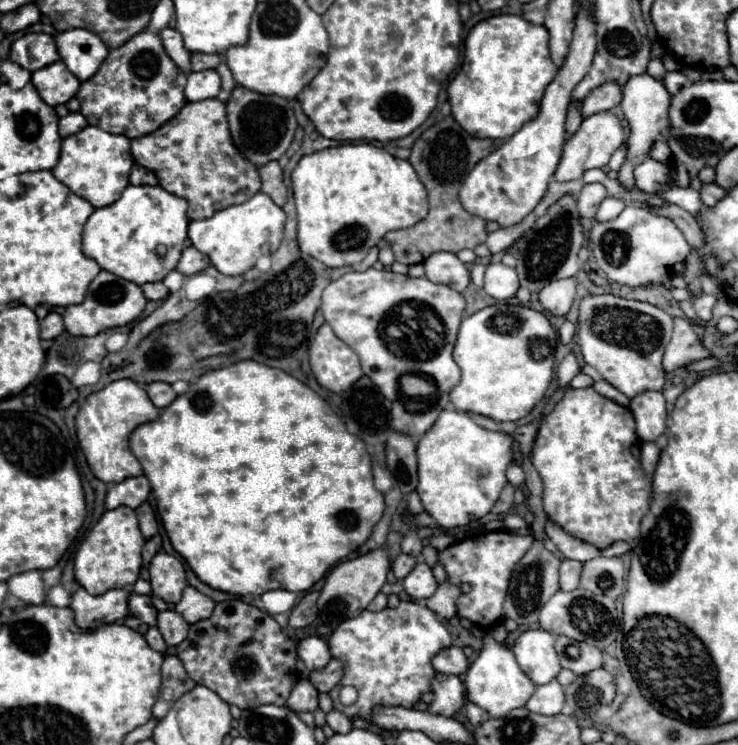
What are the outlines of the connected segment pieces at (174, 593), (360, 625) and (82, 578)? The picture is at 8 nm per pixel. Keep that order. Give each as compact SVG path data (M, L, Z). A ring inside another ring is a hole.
M158 552L150 562L150 584L152 594L162 598L166 604L178 604L182 590L186 588L186 572L182 562L176 556Z
M402 602L398 608L384 608L380 612L362 610L358 616L344 620L328 638L328 646L334 658L344 660L344 678L330 690L334 708L346 716L362 716L368 720L368 712L376 704L396 704L412 708L420 694L430 690L430 680L436 676L430 660L442 648L452 644L450 632L440 618L424 604ZM340 686L354 686L358 700L352 706L344 706L338 700Z
M118 506L114 510L106 510L76 552L74 574L78 584L94 596L104 594L112 588L130 588L140 578L140 550L144 542L146 540L140 534L136 512L132 508Z

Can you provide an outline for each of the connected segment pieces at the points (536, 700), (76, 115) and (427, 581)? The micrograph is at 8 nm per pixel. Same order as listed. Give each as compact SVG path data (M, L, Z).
M558 680L538 686L536 692L530 696L530 700L526 702L526 708L542 716L560 714L564 708L564 688L558 684Z
M70 112L68 116L60 118L60 124L58 124L58 132L60 132L60 138L66 138L70 134L76 134L80 132L82 128L86 128L88 122L84 120L84 116L80 112Z
M418 562L414 566L414 570L404 578L404 590L412 600L426 600L434 594L436 590L436 580L432 576L432 570L428 568L428 564Z

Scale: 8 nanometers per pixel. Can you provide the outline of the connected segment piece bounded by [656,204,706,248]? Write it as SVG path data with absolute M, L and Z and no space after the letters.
M668 204L664 208L656 208L660 216L666 216L670 220L674 220L674 224L680 228L680 232L684 234L684 238L688 240L688 244L692 248L702 248L706 244L706 238L704 238L704 232L700 228L700 224L696 222L696 218L682 210L680 206L674 206L674 204Z

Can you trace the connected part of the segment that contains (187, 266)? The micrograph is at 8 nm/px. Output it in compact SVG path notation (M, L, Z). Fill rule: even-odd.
M190 246L182 252L182 258L180 258L176 270L184 276L192 276L192 274L198 274L198 272L204 272L208 266L210 266L210 258Z

